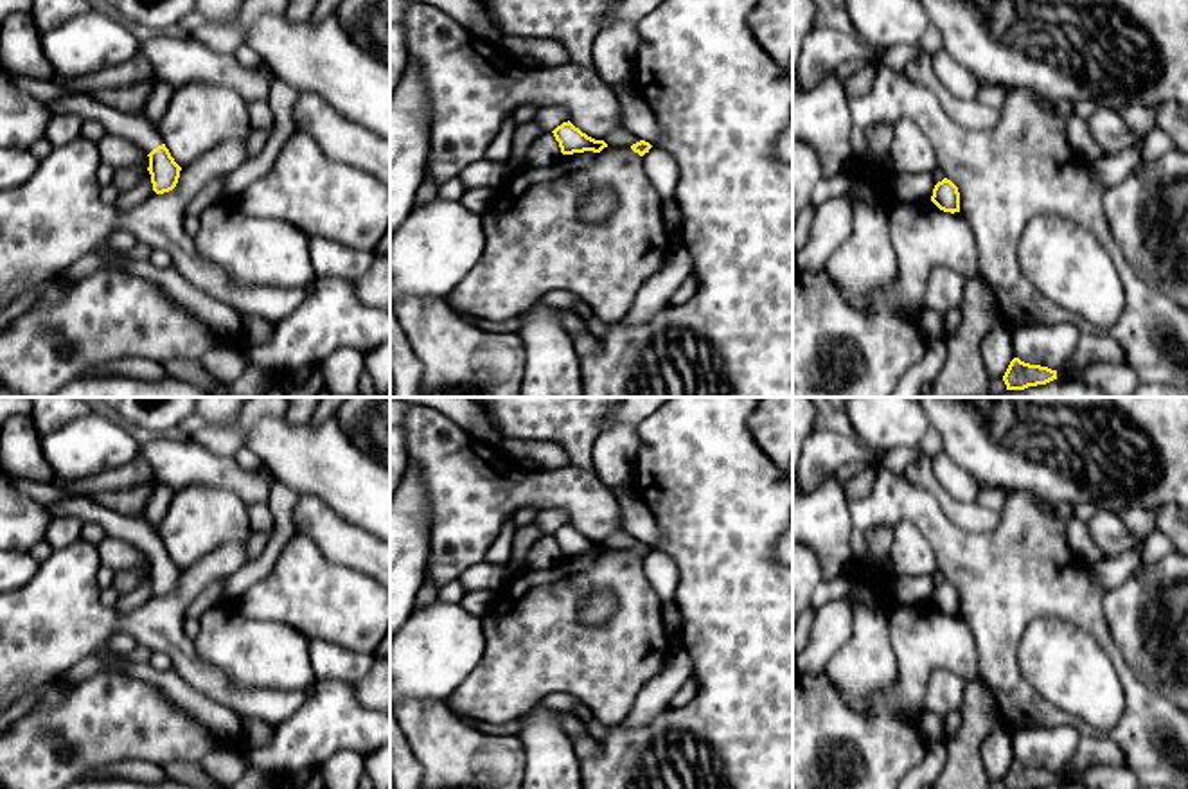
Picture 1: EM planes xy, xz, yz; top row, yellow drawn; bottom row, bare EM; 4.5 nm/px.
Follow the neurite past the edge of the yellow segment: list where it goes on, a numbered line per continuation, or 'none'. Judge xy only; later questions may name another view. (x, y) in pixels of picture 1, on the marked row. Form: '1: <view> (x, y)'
1: xy (135, 128)

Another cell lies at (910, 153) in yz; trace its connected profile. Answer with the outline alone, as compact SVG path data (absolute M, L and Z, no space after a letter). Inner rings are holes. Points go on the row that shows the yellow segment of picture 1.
M899 119L893 126L893 140L890 147L890 160L897 174L933 173L936 167L936 155L917 122Z

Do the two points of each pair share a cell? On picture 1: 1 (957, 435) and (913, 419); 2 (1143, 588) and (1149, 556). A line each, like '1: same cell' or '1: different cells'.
1: different cells
2: different cells

